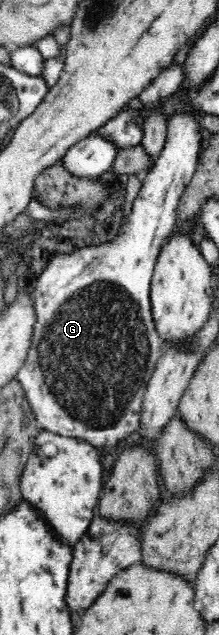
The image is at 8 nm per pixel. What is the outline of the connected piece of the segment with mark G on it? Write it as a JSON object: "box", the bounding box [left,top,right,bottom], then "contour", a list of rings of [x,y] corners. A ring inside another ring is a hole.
{"box":[16,109,203,455],"contour":[[[176,109],[176,111],[172,111],[172,115],[168,115],[168,119],[166,119],[166,141],[164,141],[164,147],[162,147],[160,155],[156,158],[155,164],[142,176],[142,185],[138,195],[132,202],[131,211],[126,215],[126,219],[120,229],[118,229],[115,238],[100,245],[76,248],[73,252],[56,254],[50,257],[45,266],[46,268],[39,275],[36,285],[32,287],[34,302],[36,303],[37,322],[33,327],[32,343],[26,361],[19,369],[16,378],[21,383],[31,411],[34,413],[38,425],[42,430],[82,440],[90,444],[92,448],[96,448],[100,455],[104,452],[113,451],[122,440],[129,440],[135,437],[138,429],[141,427],[141,419],[144,413],[144,394],[146,393],[147,385],[152,377],[158,357],[160,357],[160,348],[163,341],[160,338],[160,334],[158,334],[158,330],[156,330],[152,316],[150,298],[151,281],[161,246],[178,225],[177,207],[180,197],[183,196],[183,191],[194,177],[197,165],[199,164],[199,155],[203,150],[203,127],[200,124],[203,116],[195,113],[193,109],[188,109],[188,111],[185,111],[185,109]]]}

